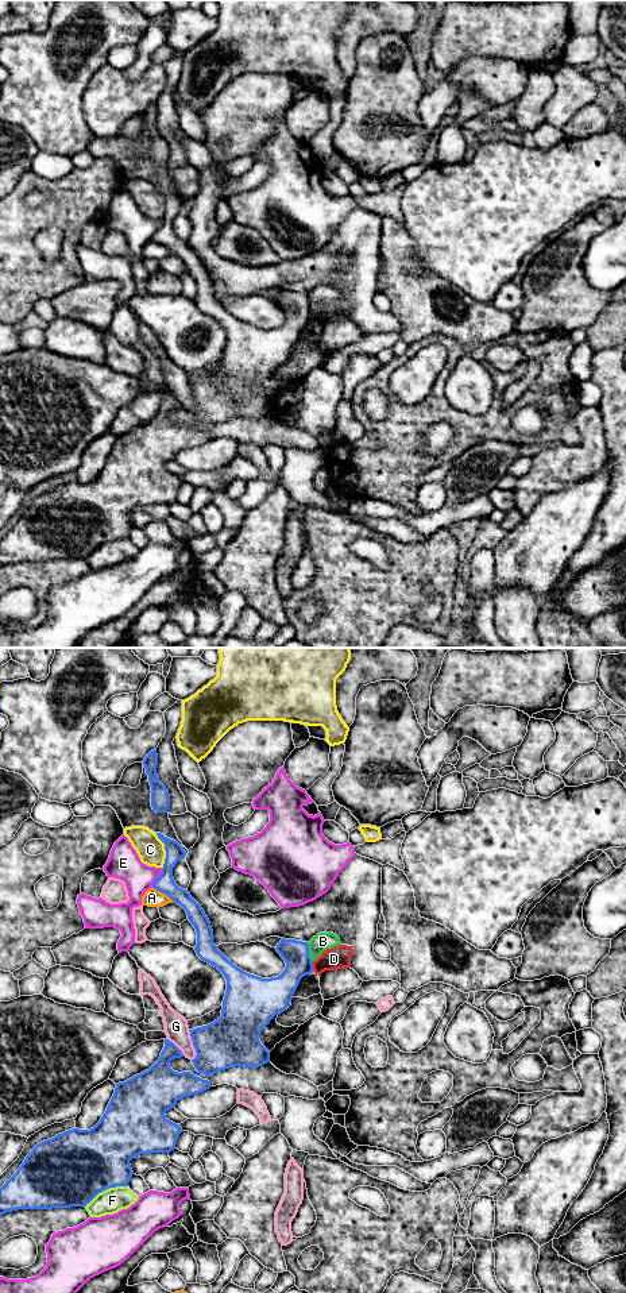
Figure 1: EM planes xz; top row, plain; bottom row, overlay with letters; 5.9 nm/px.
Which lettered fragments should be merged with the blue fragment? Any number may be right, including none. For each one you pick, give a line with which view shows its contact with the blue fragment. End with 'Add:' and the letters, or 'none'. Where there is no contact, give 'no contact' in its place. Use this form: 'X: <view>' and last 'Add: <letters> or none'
Add: none

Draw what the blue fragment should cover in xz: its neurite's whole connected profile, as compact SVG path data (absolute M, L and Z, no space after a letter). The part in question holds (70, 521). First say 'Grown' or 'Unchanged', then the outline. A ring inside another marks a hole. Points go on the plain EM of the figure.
Unchanged. M165 391L159 412L148 422L116 436L105 466L93 480L73 480L38 495L0 540L0 568L16 561L86 559L109 540L128 539L134 526L130 513L136 507L174 502L182 480L165 466L178 452L210 440L208 432L170 420L170 413L181 409L182 404Z

